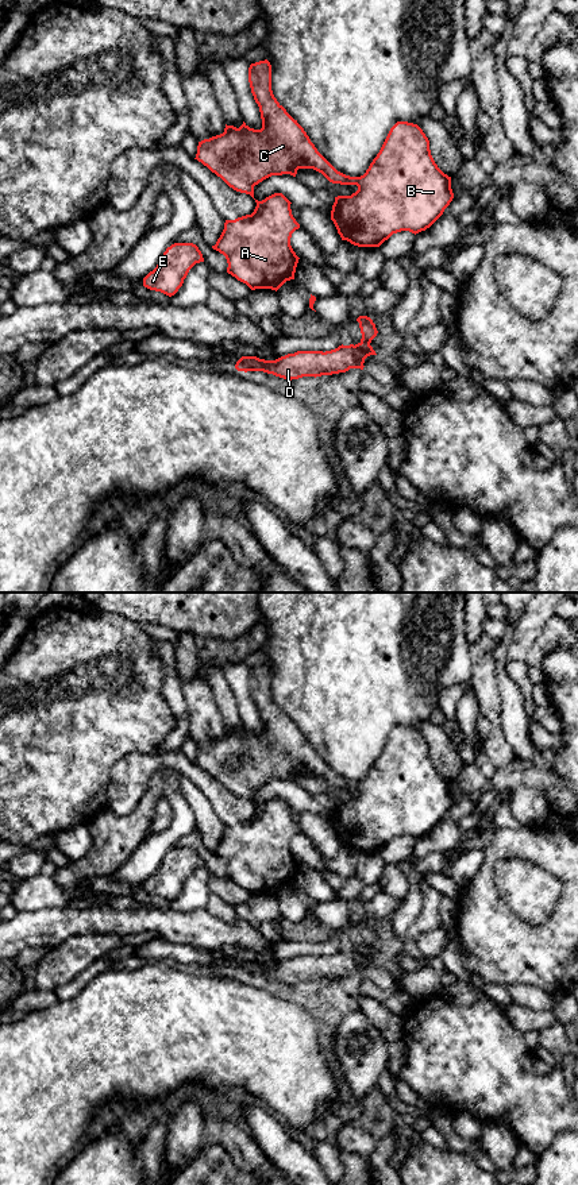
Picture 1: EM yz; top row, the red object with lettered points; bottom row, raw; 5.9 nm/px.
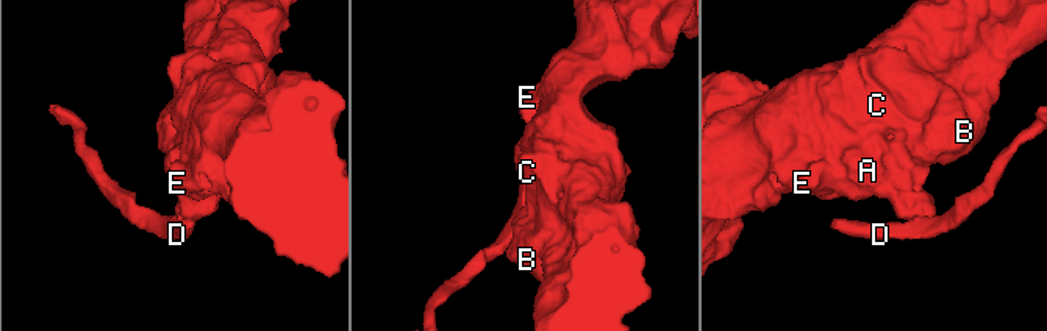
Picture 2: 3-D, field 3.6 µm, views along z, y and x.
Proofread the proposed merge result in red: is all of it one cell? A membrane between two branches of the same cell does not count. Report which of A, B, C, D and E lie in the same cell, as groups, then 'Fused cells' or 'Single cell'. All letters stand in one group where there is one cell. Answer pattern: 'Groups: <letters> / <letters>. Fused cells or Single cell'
Groups: A B C E / D. Fused cells

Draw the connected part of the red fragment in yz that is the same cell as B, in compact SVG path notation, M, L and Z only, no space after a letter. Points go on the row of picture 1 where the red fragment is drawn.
M267 59L251 63L248 67L248 82L255 103L259 107L262 128L250 128L244 121L236 128L227 126L224 132L199 142L196 158L212 173L220 177L236 192L250 194L254 198L254 186L271 175L290 174L296 177L298 169L313 169L321 173L330 182L340 185L357 185L358 190L351 196L338 196L331 211L342 240L358 247L379 247L393 233L409 231L419 233L429 228L444 212L454 198L451 177L444 174L435 163L429 140L423 130L413 123L397 121L389 131L379 153L361 177L350 177L338 171L315 147L304 128L277 101L271 90L271 65Z

